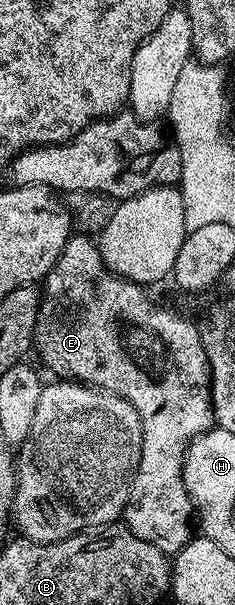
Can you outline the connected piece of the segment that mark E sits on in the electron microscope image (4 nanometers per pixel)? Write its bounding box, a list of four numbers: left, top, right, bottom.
[34,235,215,555]

